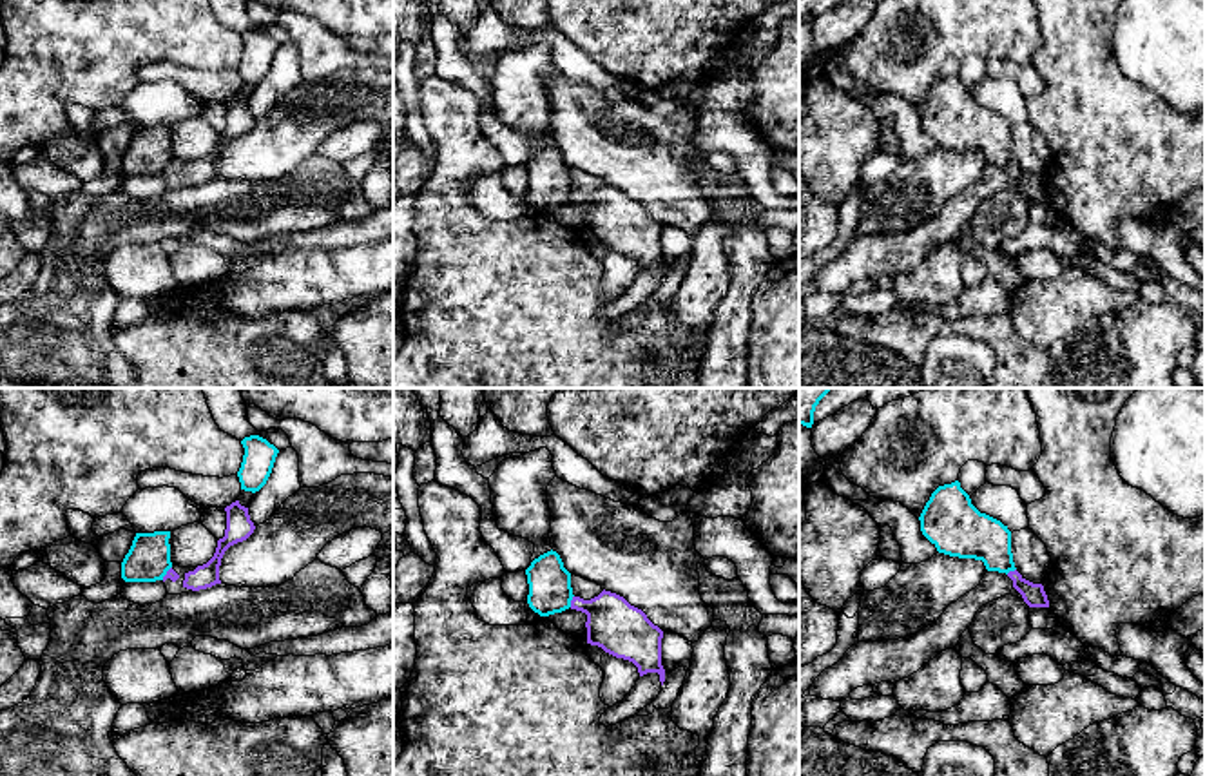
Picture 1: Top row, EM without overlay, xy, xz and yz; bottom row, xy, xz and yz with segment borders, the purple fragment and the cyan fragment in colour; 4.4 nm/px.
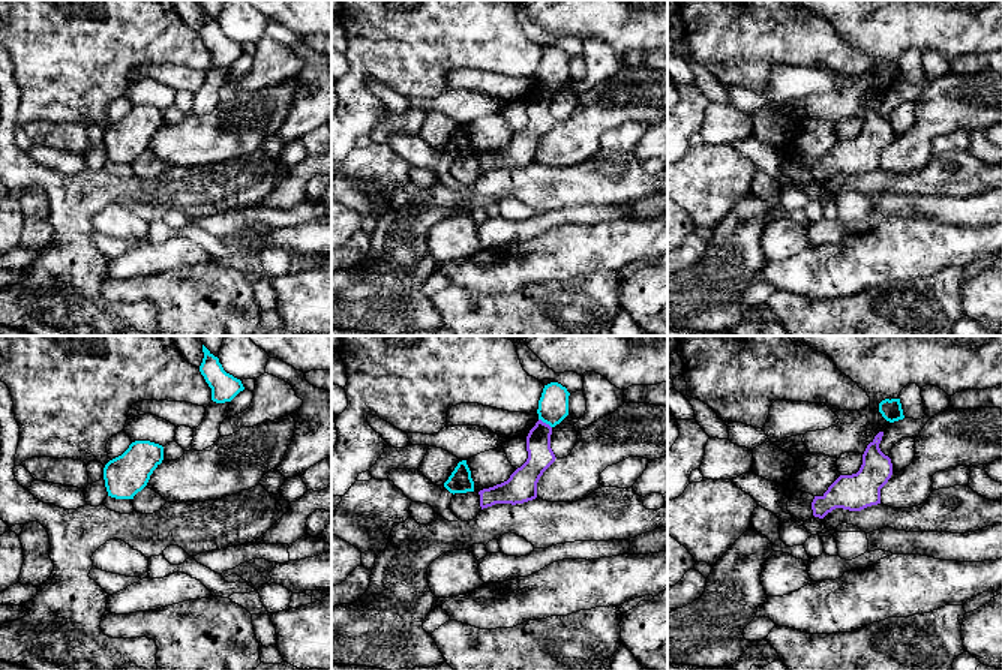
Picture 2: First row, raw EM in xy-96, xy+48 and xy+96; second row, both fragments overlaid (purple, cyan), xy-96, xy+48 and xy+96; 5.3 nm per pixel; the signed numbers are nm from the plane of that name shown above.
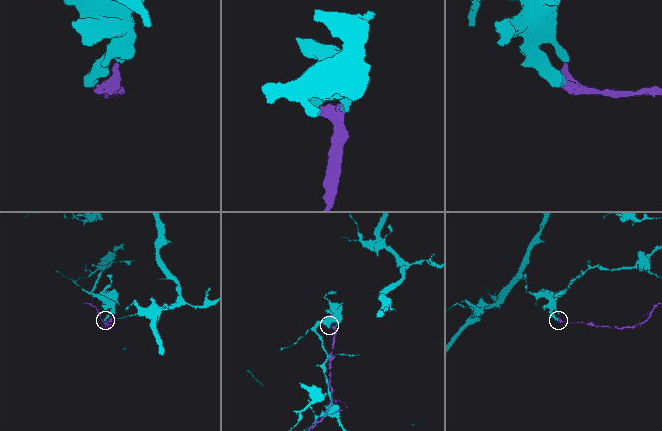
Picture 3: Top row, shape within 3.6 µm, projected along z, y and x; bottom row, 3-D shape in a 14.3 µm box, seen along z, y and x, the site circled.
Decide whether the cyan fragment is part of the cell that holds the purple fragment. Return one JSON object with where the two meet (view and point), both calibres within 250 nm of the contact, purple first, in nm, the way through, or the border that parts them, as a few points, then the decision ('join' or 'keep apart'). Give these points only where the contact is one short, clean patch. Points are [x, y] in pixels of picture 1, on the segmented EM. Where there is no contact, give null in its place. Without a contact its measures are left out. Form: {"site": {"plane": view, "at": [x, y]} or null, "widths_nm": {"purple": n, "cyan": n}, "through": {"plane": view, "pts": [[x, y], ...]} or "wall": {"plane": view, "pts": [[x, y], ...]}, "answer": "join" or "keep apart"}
{"site": {"plane": "xz", "at": [571, 601]}, "widths_nm": {"purple": 240, "cyan": 190}, "answer": "keep apart"}

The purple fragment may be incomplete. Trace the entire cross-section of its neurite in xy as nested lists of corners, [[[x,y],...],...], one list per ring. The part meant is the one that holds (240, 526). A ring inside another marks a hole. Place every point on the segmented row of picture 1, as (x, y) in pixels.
[[[239,500],[227,506],[225,511],[227,529],[225,537],[217,540],[214,557],[198,567],[172,566],[163,577],[169,595],[199,591],[221,584],[219,566],[225,551],[230,546],[246,540],[255,529],[254,522],[250,520],[248,508],[241,506]]]

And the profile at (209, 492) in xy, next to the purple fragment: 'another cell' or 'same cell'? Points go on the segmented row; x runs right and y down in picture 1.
another cell

